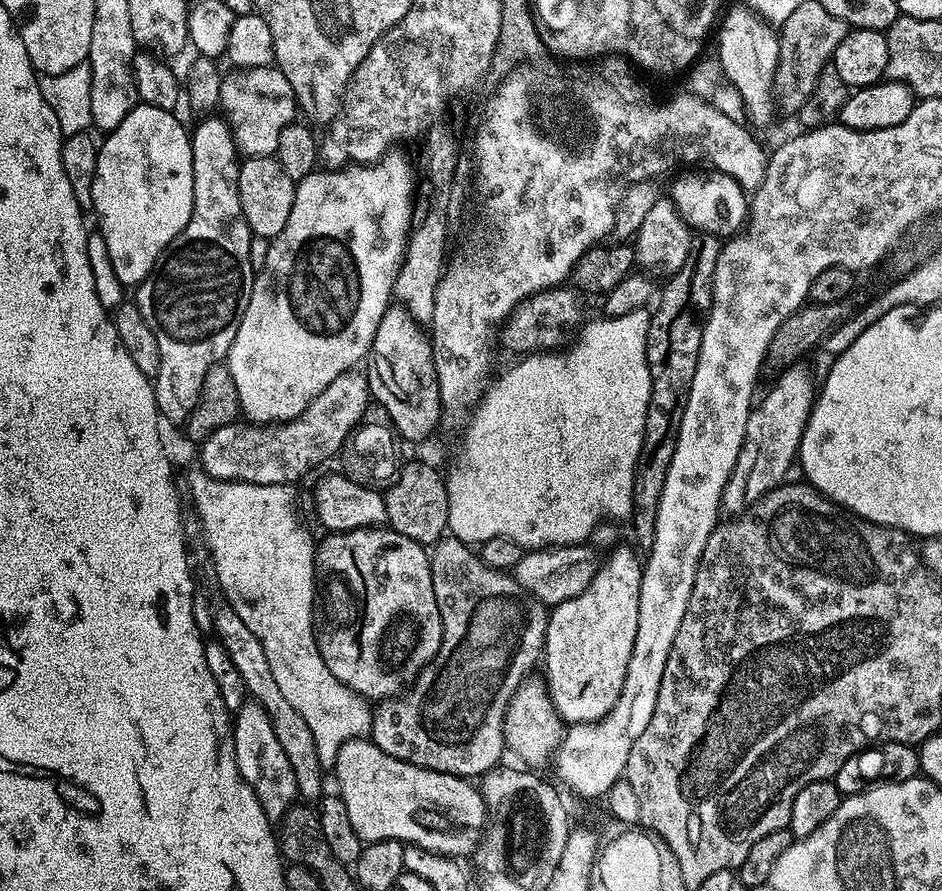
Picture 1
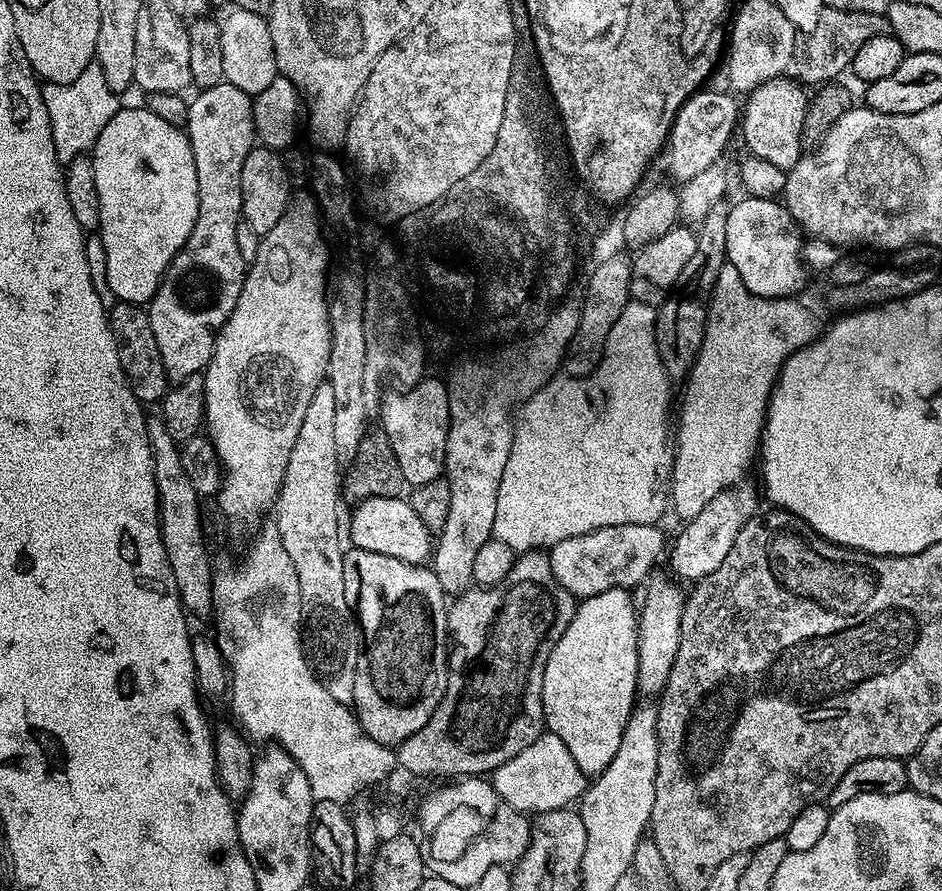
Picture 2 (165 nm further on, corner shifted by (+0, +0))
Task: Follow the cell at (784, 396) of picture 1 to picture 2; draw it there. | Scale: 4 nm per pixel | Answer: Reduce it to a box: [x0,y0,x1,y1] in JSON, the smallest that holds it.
[670,482,758,582]

